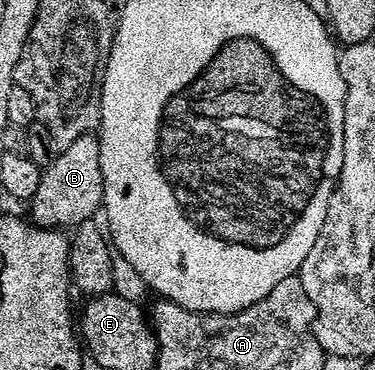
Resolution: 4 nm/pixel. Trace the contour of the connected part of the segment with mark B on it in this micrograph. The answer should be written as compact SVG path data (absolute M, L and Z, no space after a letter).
M83 133L76 142L66 145L50 167L44 169L37 192L29 202L29 216L40 227L73 228L82 221L92 219L105 199L100 142L94 133Z

